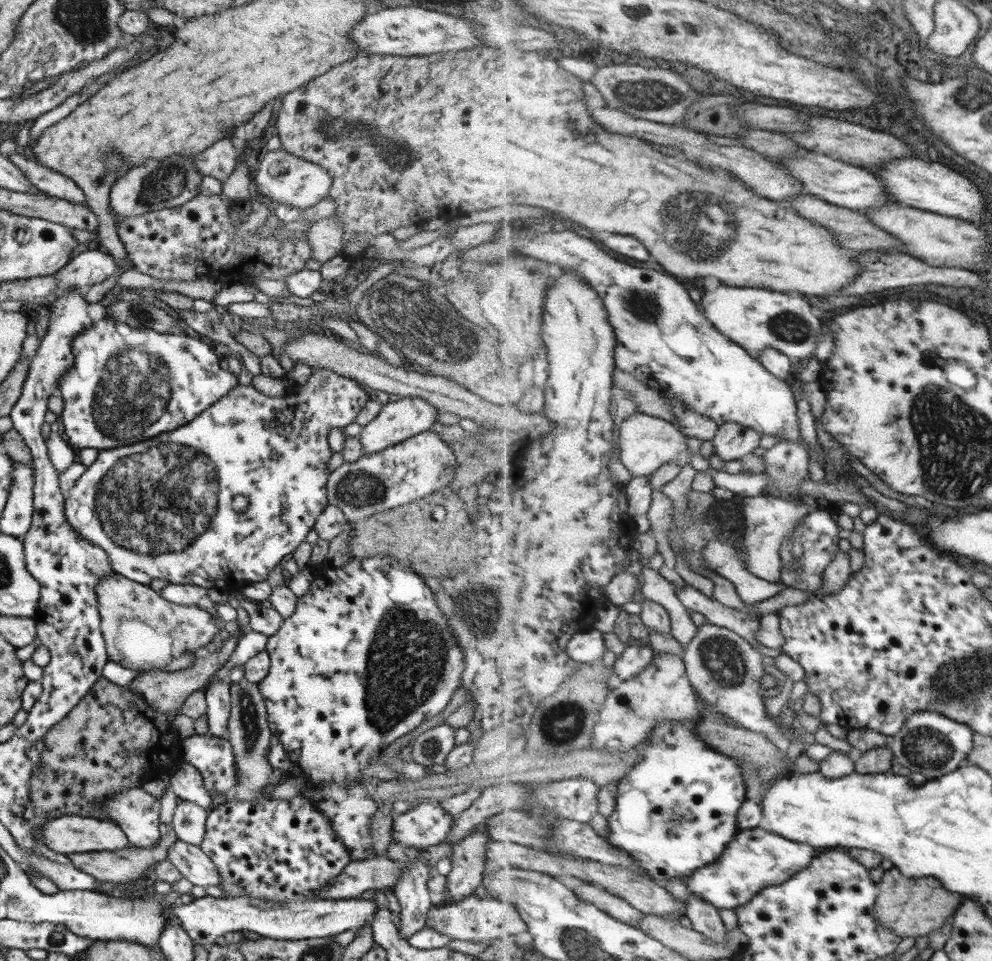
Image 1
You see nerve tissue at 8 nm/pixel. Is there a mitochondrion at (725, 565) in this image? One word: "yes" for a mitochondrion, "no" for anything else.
no

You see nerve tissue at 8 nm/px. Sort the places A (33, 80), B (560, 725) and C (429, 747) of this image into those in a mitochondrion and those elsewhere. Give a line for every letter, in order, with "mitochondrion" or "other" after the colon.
A: other
B: mitochondrion
C: mitochondrion

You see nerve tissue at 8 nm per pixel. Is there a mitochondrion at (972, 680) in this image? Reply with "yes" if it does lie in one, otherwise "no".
yes

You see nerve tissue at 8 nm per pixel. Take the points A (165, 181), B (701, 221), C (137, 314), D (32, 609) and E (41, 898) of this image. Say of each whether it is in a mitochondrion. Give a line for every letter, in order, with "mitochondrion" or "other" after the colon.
A: mitochondrion
B: mitochondrion
C: mitochondrion
D: other
E: other

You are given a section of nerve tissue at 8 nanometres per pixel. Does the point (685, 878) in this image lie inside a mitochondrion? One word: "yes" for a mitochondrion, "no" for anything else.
no

